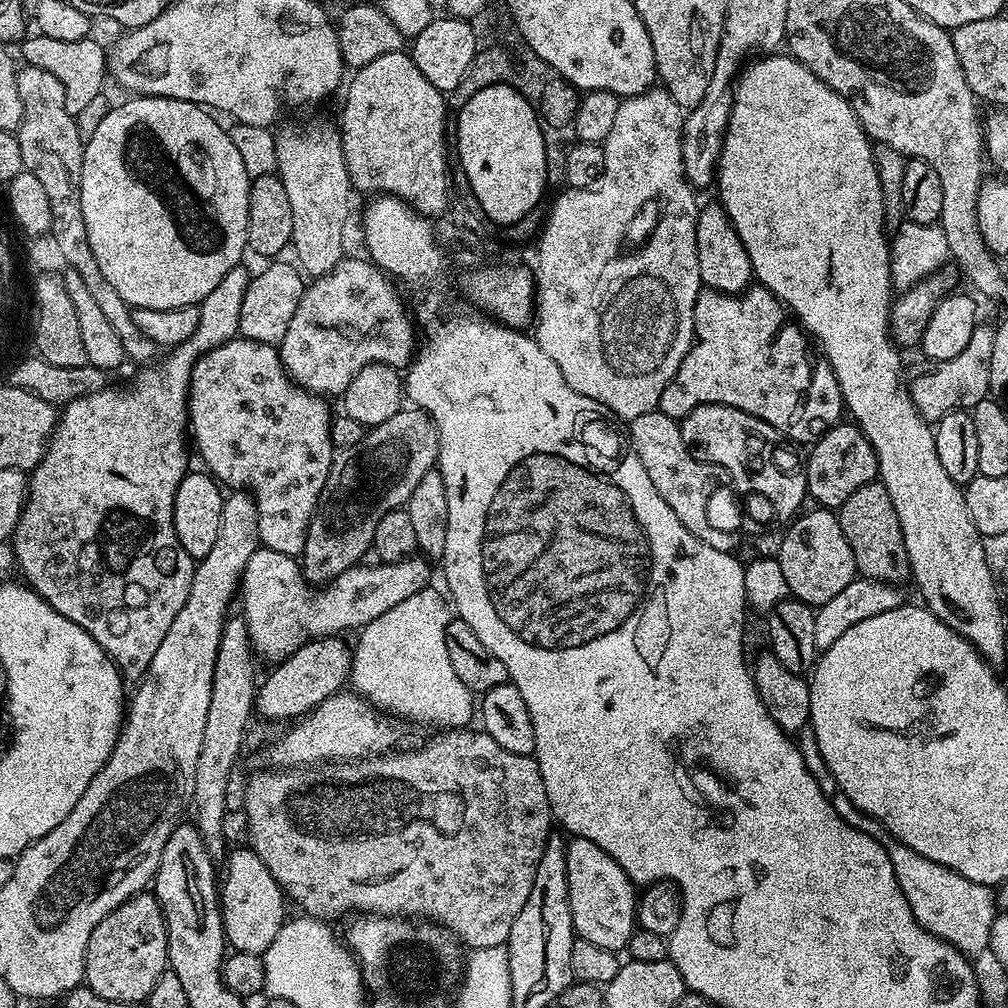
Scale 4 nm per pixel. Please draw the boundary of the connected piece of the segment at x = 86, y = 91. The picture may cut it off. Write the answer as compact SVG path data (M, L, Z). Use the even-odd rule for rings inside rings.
M32 34L19 45L24 55L23 63L34 67L41 67L47 73L54 74L65 88L65 106L69 114L76 116L78 110L84 109L94 98L98 98L105 91L104 80L108 58L105 45L100 45L95 38L65 42L58 38L46 38L39 34ZM21 47L21 48L20 48Z

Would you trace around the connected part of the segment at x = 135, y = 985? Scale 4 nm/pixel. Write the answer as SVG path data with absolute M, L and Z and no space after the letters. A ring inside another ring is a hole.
M145 890L132 896L122 906L118 906L98 926L94 926L94 934L90 934L90 942L86 946L86 962L84 963L83 983L98 998L110 998L110 1002L134 1002L139 1005L147 1001L150 990L154 990L154 982L169 971L168 943L166 942L166 922L162 914L162 906L151 891Z

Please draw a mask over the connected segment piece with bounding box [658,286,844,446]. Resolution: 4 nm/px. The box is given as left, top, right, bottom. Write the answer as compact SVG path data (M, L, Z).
M749 286L739 295L704 288L694 306L694 330L692 349L686 354L676 377L666 386L666 390L662 390L658 409L662 414L679 422L698 406L730 406L774 426L781 437L788 439L789 436L805 446L811 445L841 419L844 399L840 396L838 378L830 362L817 355L804 329L769 288Z

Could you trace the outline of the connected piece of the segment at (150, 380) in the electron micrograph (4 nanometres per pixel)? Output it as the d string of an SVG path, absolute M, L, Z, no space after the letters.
M243 263L236 264L234 270L230 270L230 274L226 274L226 278L222 278L222 282L218 282L218 286L214 286L214 290L210 290L210 294L206 294L206 298L200 301L198 330L194 330L194 334L190 334L190 338L186 338L177 348L171 349L165 355L168 356L165 360L160 358L141 367L140 373L133 378L132 384L126 385L125 388L105 386L99 388L97 392L79 396L63 405L56 422L56 429L52 431L52 439L49 440L48 448L44 451L44 457L28 476L28 499L24 501L24 509L18 518L18 526L12 531L10 537L12 552L16 556L16 568L25 576L23 579L26 581L27 587L38 593L50 606L54 606L54 610L58 610L58 614L70 618L70 622L78 622L78 626L82 626L82 630L86 630L86 634L90 634L94 638L94 642L98 642L98 646L102 646L108 659L116 663L121 676L128 682L136 682L143 677L144 671L148 669L155 652L158 651L158 646L162 646L162 638L166 638L166 630L170 630L174 618L178 618L178 610L182 610L182 606L186 606L186 598L190 594L194 561L190 554L186 554L186 550L182 550L182 546L178 542L178 534L174 530L174 494L178 490L182 478L187 476L190 471L190 465L188 465L188 446L190 450L188 388L192 385L192 371L198 358L202 358L207 352L226 342L237 339L242 318L242 302L246 298L246 286L250 286L252 281L250 272L247 272L244 267Z

